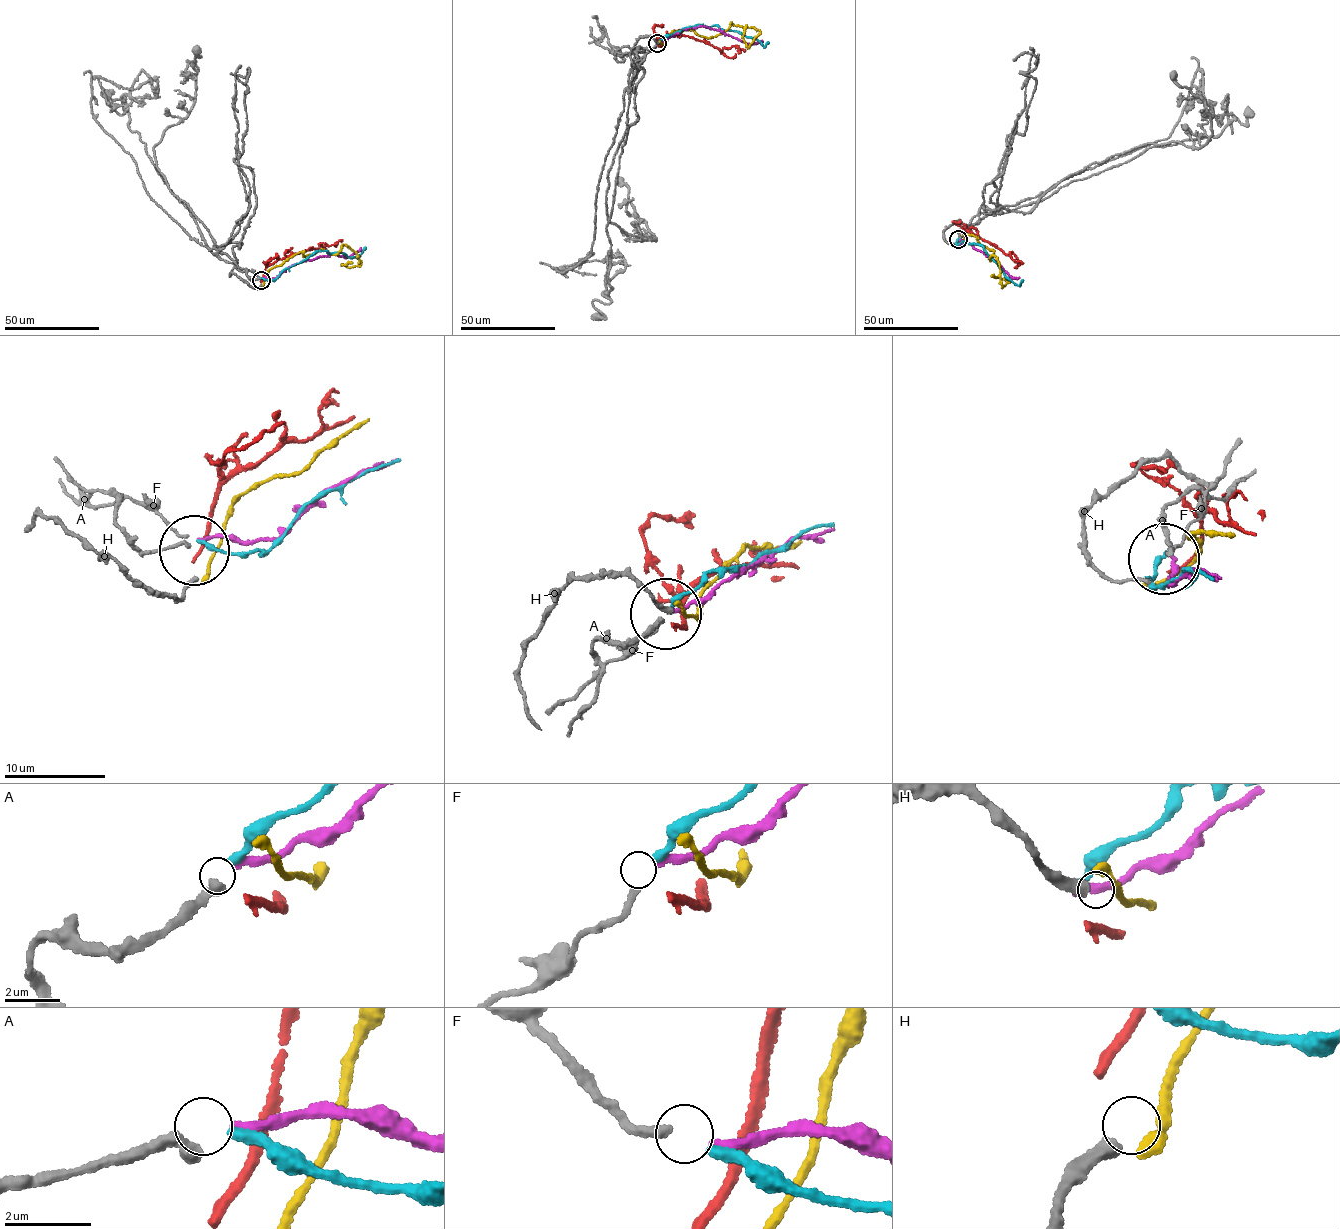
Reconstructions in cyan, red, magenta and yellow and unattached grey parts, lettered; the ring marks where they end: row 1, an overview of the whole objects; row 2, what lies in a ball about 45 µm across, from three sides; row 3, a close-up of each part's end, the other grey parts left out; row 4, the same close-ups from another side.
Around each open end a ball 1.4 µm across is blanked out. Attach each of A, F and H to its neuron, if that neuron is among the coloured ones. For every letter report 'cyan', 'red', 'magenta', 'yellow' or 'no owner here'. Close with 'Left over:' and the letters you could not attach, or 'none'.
A: magenta
F: cyan
H: no owner here
Left over: H

